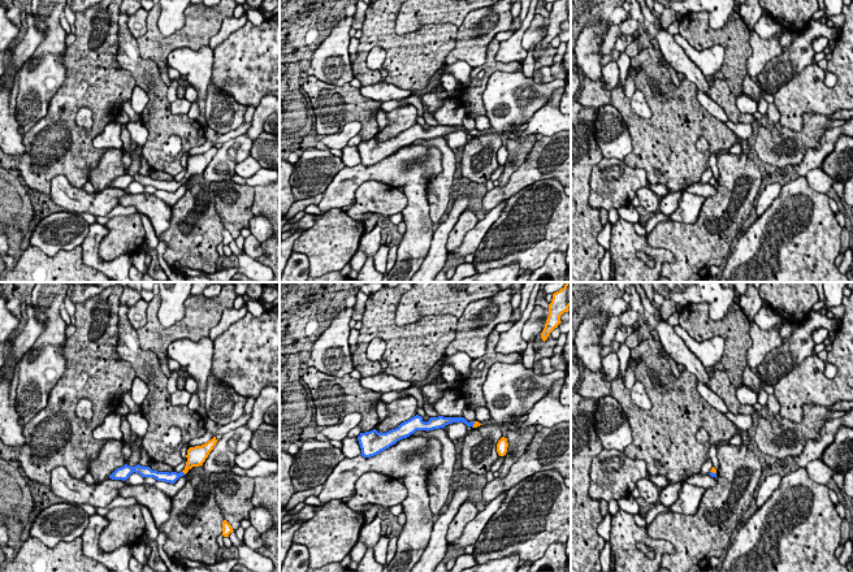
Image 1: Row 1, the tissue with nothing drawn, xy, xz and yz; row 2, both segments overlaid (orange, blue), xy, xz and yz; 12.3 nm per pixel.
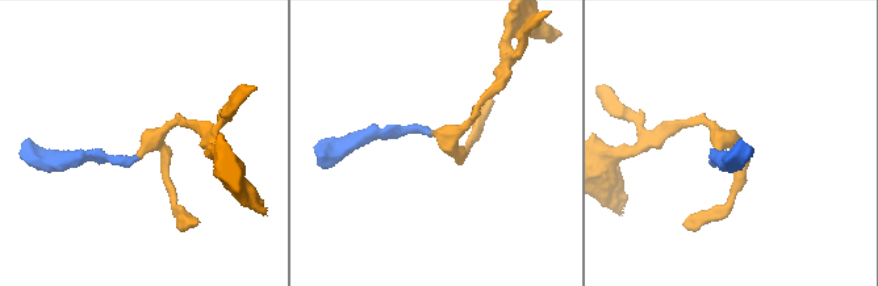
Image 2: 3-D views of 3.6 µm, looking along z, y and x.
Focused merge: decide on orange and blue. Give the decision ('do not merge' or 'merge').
merge

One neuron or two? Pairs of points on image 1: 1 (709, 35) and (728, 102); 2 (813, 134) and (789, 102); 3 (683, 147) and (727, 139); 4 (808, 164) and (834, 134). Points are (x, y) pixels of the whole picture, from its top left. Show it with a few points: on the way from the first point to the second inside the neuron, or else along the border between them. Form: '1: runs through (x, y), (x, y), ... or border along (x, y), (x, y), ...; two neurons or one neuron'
1: runs through (727, 46), (731, 50), (731, 76), (728, 83); one neuron
2: border along (828, 115), (806, 113), (800, 130), (779, 125); two neurons
3: runs through (693, 137), (697, 133), (717, 134); one neuron
4: runs through (815, 156), (827, 142); one neuron

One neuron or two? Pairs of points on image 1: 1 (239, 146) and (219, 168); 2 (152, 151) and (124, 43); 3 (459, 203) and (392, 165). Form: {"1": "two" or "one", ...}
{"1": "one", "2": "one", "3": "two"}

